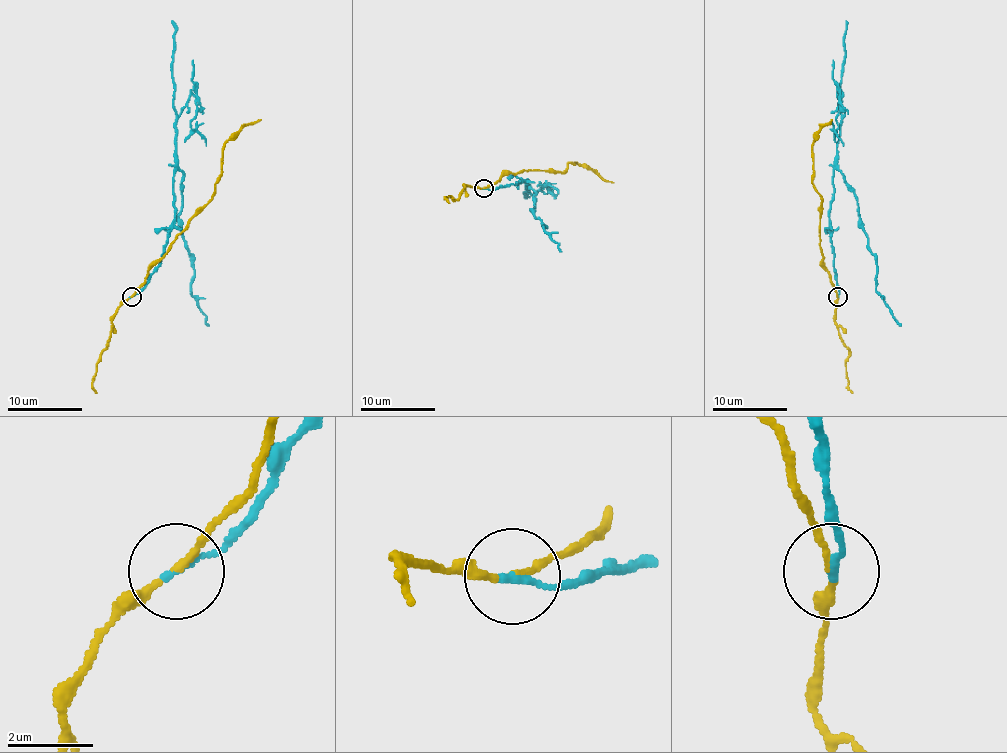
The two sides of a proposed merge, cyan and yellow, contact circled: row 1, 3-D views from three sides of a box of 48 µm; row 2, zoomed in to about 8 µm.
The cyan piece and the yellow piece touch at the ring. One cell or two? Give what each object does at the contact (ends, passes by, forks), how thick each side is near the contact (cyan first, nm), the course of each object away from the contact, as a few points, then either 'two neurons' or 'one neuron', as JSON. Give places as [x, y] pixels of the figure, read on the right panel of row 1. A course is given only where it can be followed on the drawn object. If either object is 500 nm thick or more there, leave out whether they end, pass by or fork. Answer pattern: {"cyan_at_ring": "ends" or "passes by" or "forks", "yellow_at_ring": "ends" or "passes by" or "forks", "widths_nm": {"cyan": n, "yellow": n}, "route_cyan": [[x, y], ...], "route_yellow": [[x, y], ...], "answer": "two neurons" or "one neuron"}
{"cyan_at_ring": "ends", "yellow_at_ring": "passes by", "widths_nm": {"cyan": 180, "yellow": 140}, "route_cyan": [[838, 297], [828, 219], [832, 174], [838, 170], [856, 198], [877, 265], [875, 291], [901, 325]], "route_yellow": [[838, 297], [825, 267], [819, 243], [821, 198], [812, 181], [814, 137], [832, 120]], "answer": "two neurons"}

